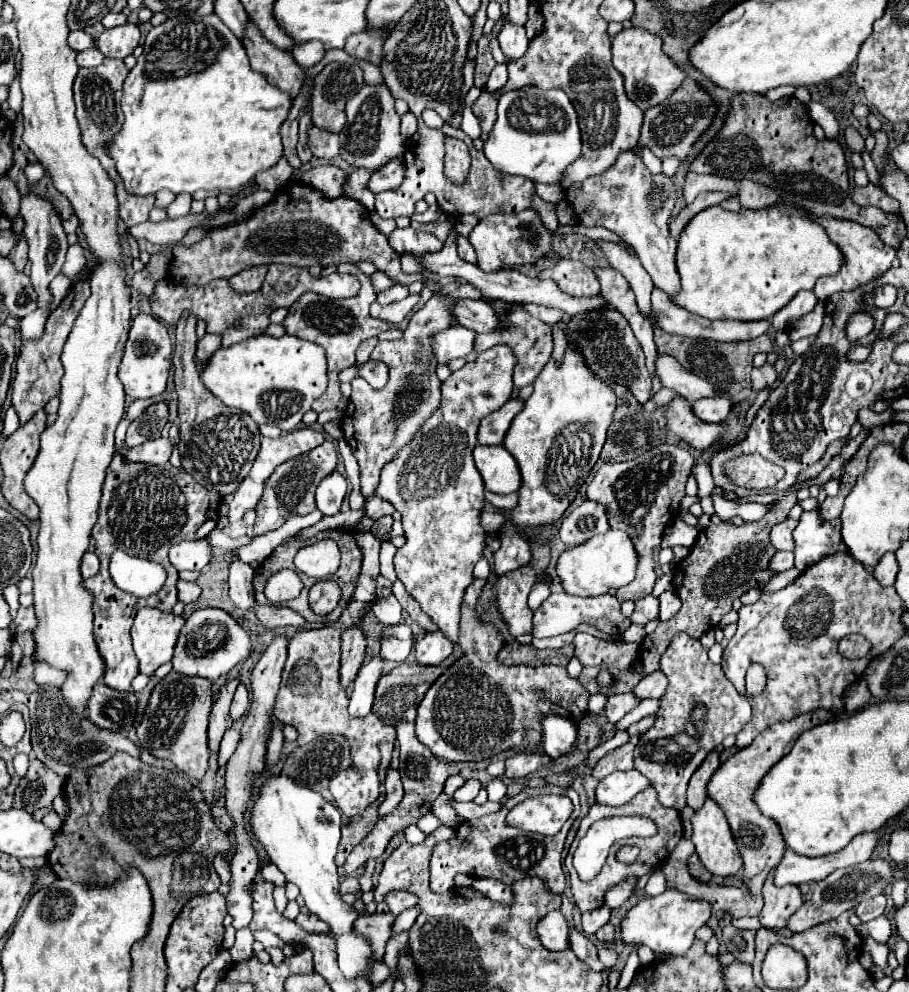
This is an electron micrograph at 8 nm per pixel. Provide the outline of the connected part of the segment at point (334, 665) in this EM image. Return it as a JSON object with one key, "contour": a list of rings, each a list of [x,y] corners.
{"contour":[[[334,627],[298,631],[288,641],[288,659],[282,671],[282,683],[276,697],[274,715],[278,721],[292,725],[298,729],[298,743],[306,745],[314,741],[318,735],[340,733],[352,741],[352,768],[338,771],[330,780],[329,790],[346,817],[360,815],[372,801],[379,797],[380,781],[378,765],[380,765],[380,741],[394,741],[396,729],[392,725],[382,723],[376,715],[368,717],[350,717],[348,713],[348,697],[340,687],[338,679],[340,667],[340,631]]]}

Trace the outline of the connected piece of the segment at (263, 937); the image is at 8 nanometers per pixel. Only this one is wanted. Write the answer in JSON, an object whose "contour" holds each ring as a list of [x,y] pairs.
{"contour":[[[262,929],[262,931],[256,931],[256,933],[254,933],[254,939],[260,941],[264,947],[280,947],[280,949],[288,947],[286,941],[280,941],[280,937],[276,937],[276,935],[272,935],[272,933],[264,931],[264,929]]]}

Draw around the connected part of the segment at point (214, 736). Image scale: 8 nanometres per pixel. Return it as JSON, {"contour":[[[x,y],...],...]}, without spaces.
{"contour":[[[232,679],[228,681],[222,689],[220,689],[220,695],[212,707],[212,713],[210,713],[210,727],[208,727],[208,743],[210,743],[210,751],[218,755],[220,751],[220,741],[222,741],[222,735],[226,729],[232,727],[232,719],[228,715],[228,707],[230,707],[230,701],[232,701],[232,695],[234,695],[234,689],[238,685],[238,679]]]}

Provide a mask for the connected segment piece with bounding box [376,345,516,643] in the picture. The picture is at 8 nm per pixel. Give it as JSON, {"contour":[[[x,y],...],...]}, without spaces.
{"contour":[[[494,345],[478,353],[474,363],[464,363],[462,369],[444,379],[436,413],[428,417],[416,439],[384,465],[376,489],[378,497],[390,501],[402,513],[406,545],[394,555],[396,575],[452,643],[458,643],[462,595],[474,581],[472,569],[486,545],[486,533],[480,525],[484,485],[472,459],[476,431],[482,417],[500,409],[510,399],[514,365],[512,349],[508,345]]]}

